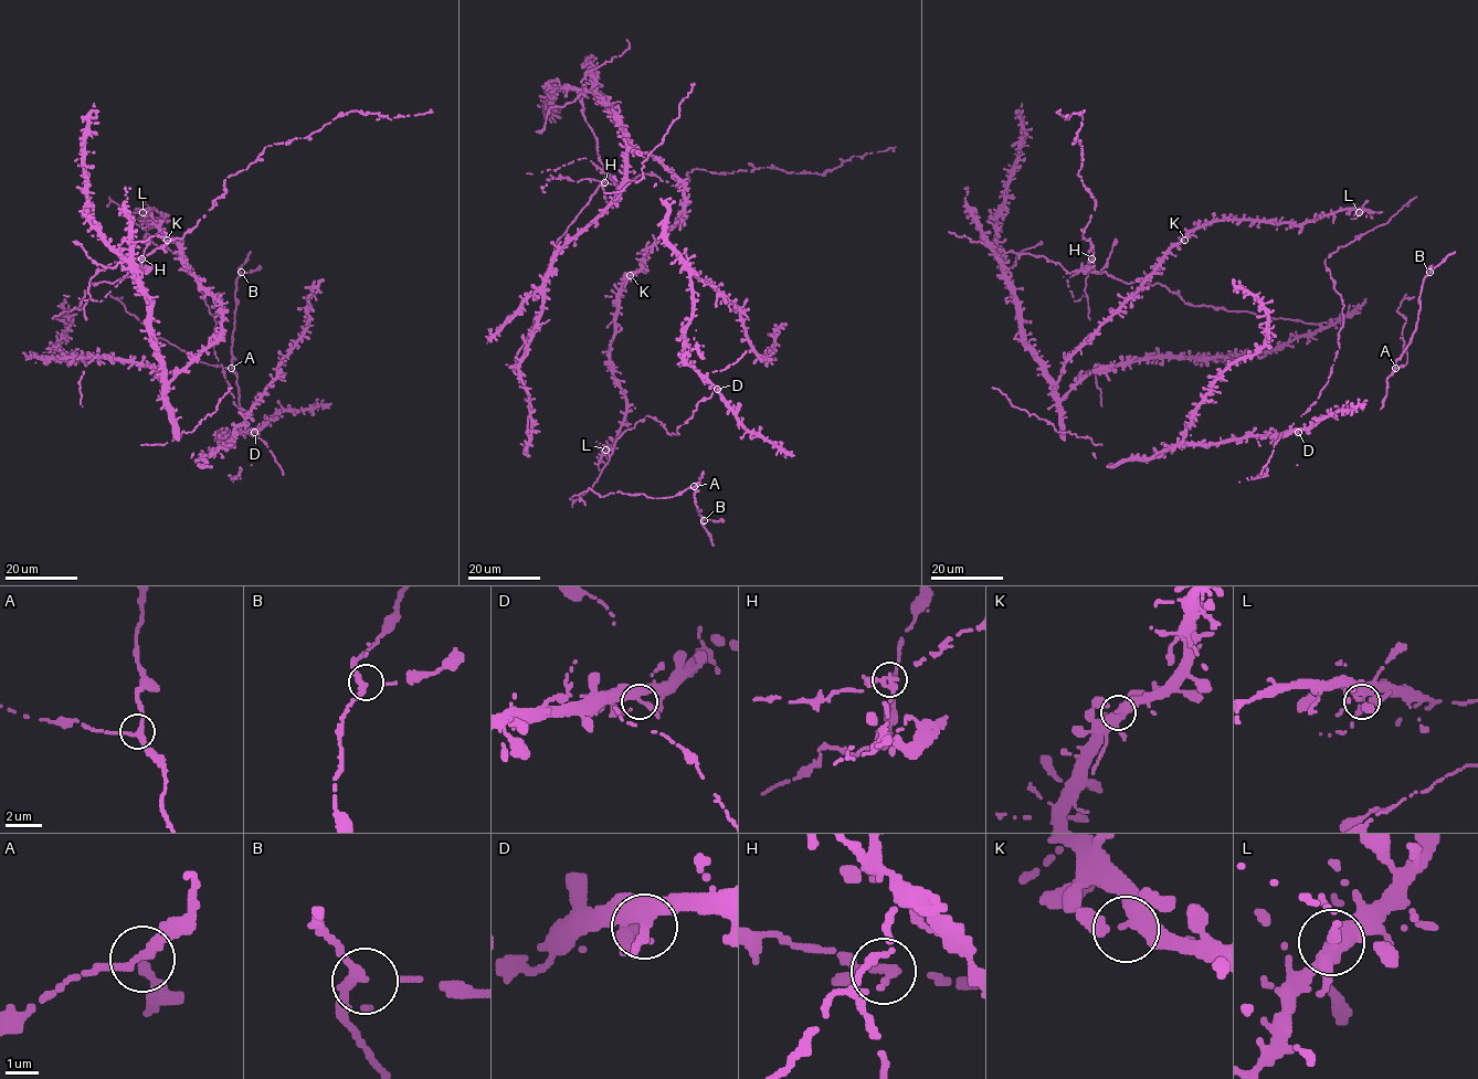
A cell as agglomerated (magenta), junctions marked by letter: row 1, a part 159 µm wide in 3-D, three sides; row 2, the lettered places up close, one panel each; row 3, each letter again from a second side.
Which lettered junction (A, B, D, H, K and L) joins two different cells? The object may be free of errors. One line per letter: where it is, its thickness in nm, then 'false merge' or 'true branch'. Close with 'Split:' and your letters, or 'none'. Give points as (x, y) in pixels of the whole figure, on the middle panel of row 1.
A: (694, 486) | 280 nm | true branch
B: (704, 520) | 240 nm | true branch
D: (717, 389) | 320 nm | true branch
H: (604, 182) | 240 nm | false merge
K: (630, 275) | 240 nm | true branch
L: (605, 450) | 300 nm | true branch
Split: H

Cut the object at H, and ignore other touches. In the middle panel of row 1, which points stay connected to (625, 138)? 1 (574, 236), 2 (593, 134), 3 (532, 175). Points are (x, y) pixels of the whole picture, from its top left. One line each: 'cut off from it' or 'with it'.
1: with it
2: cut off from it
3: cut off from it

